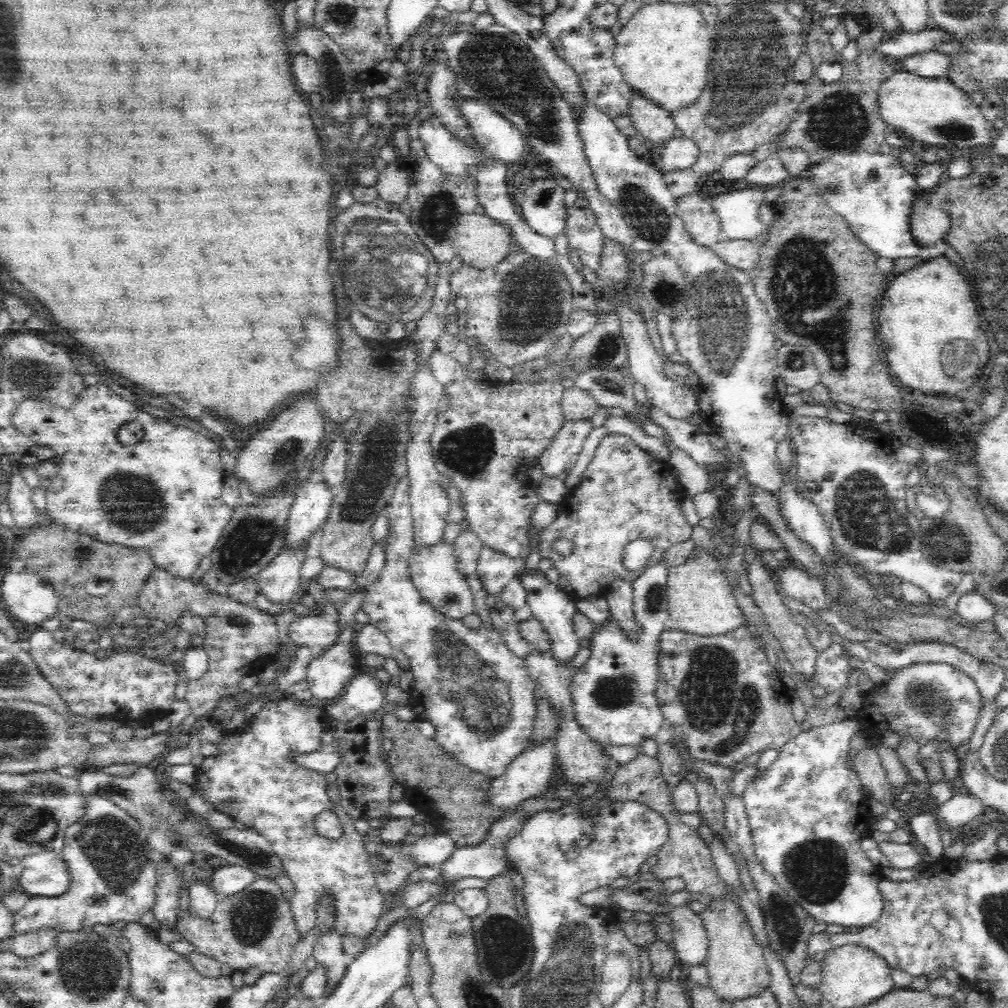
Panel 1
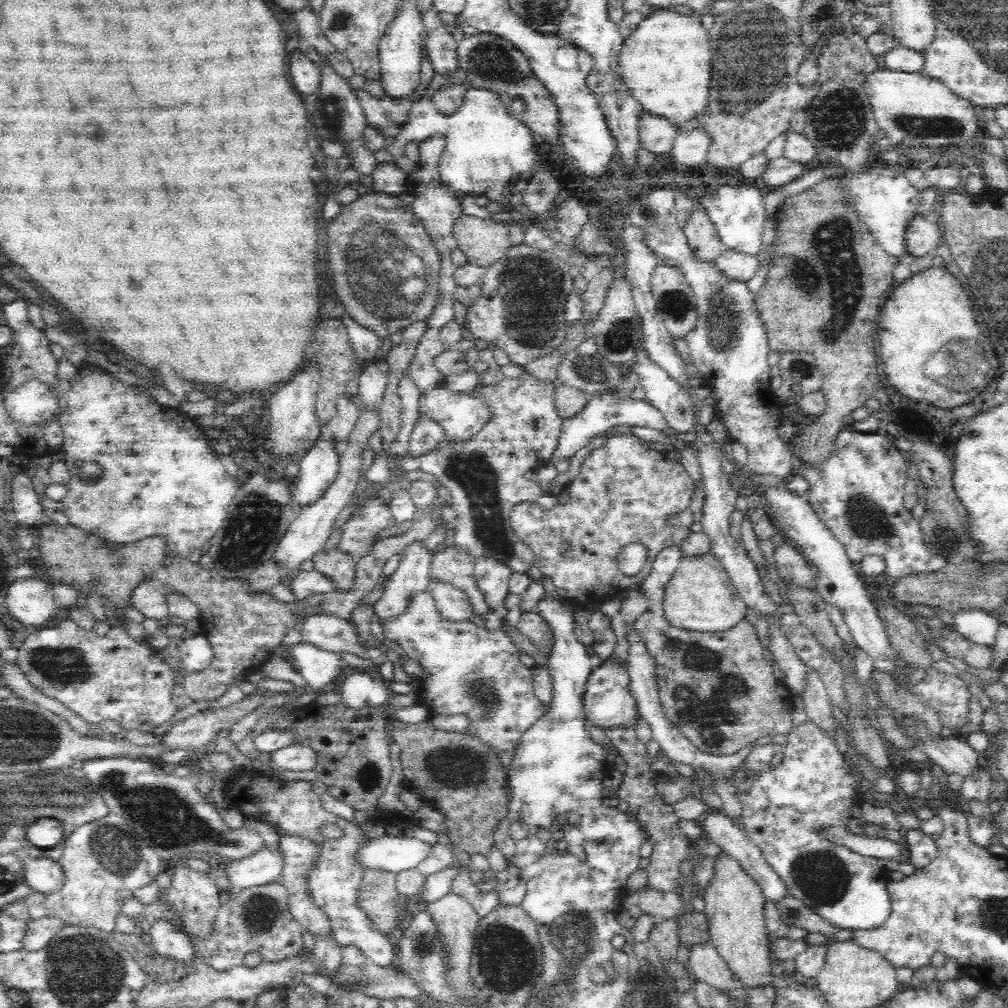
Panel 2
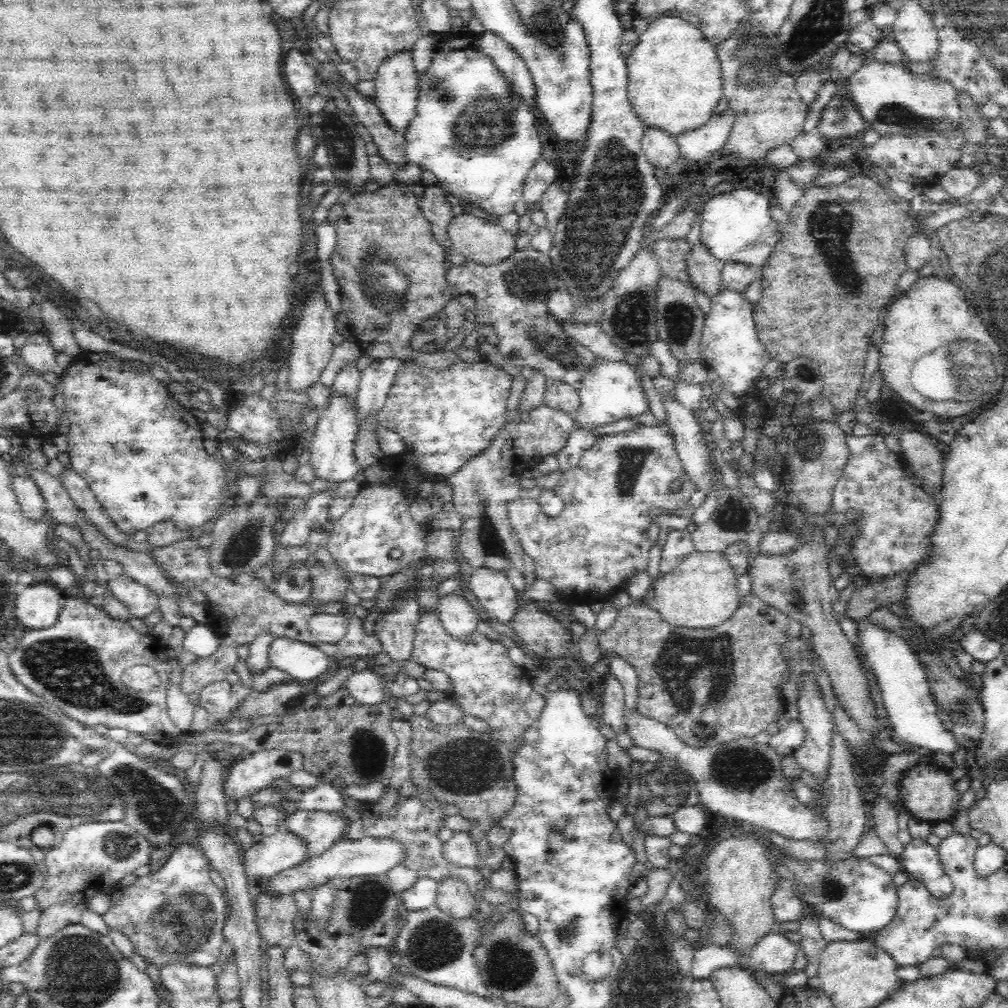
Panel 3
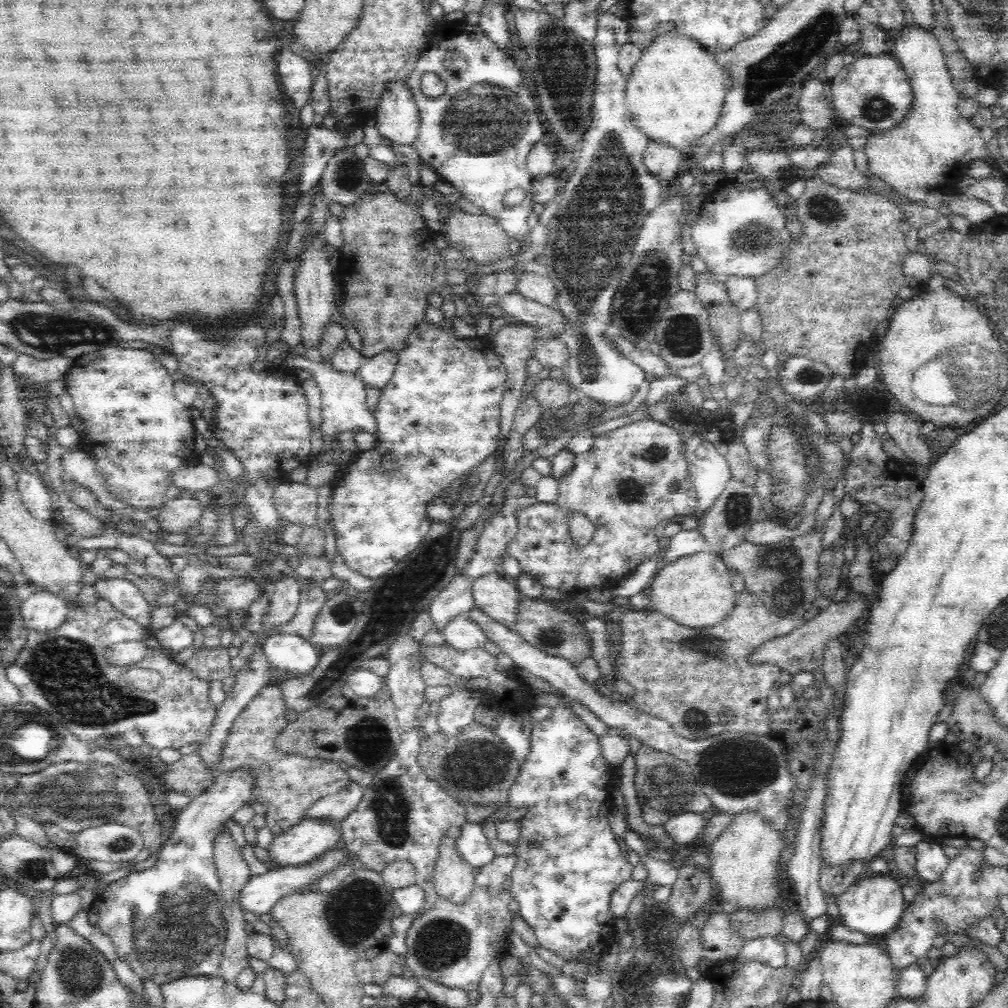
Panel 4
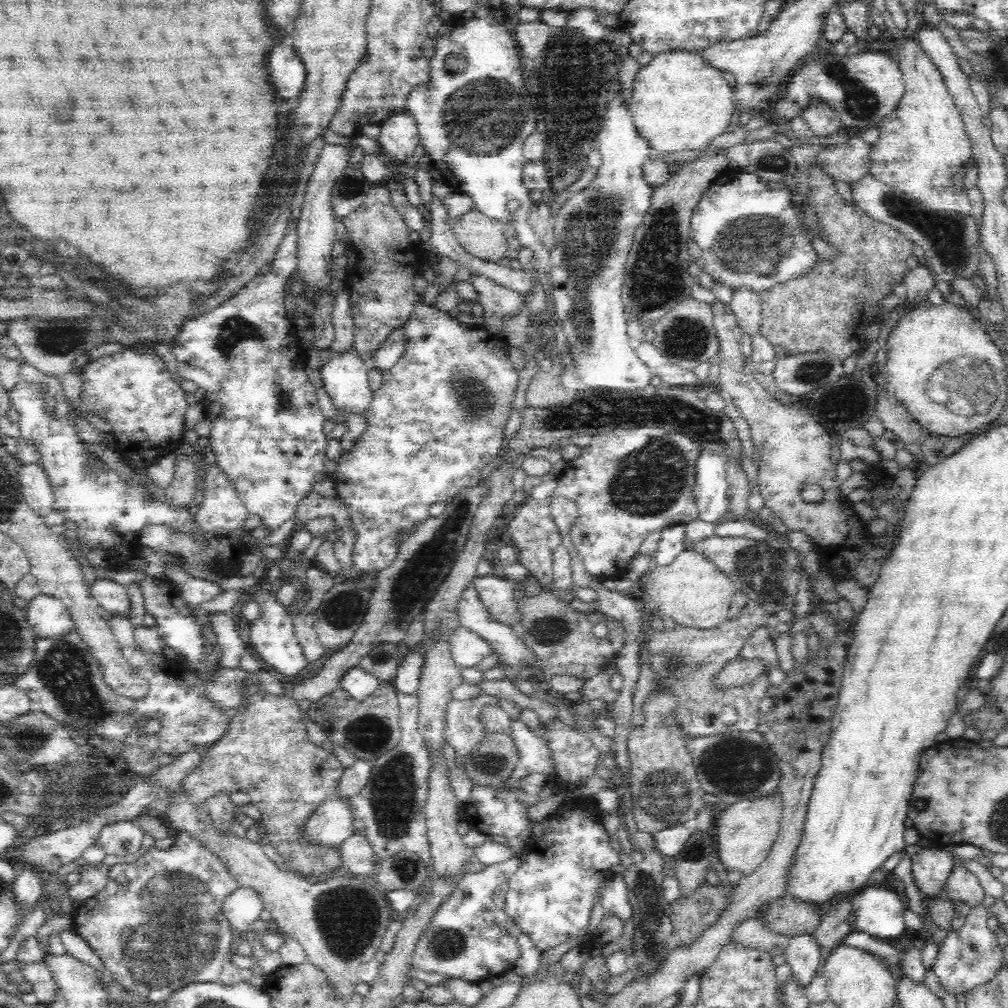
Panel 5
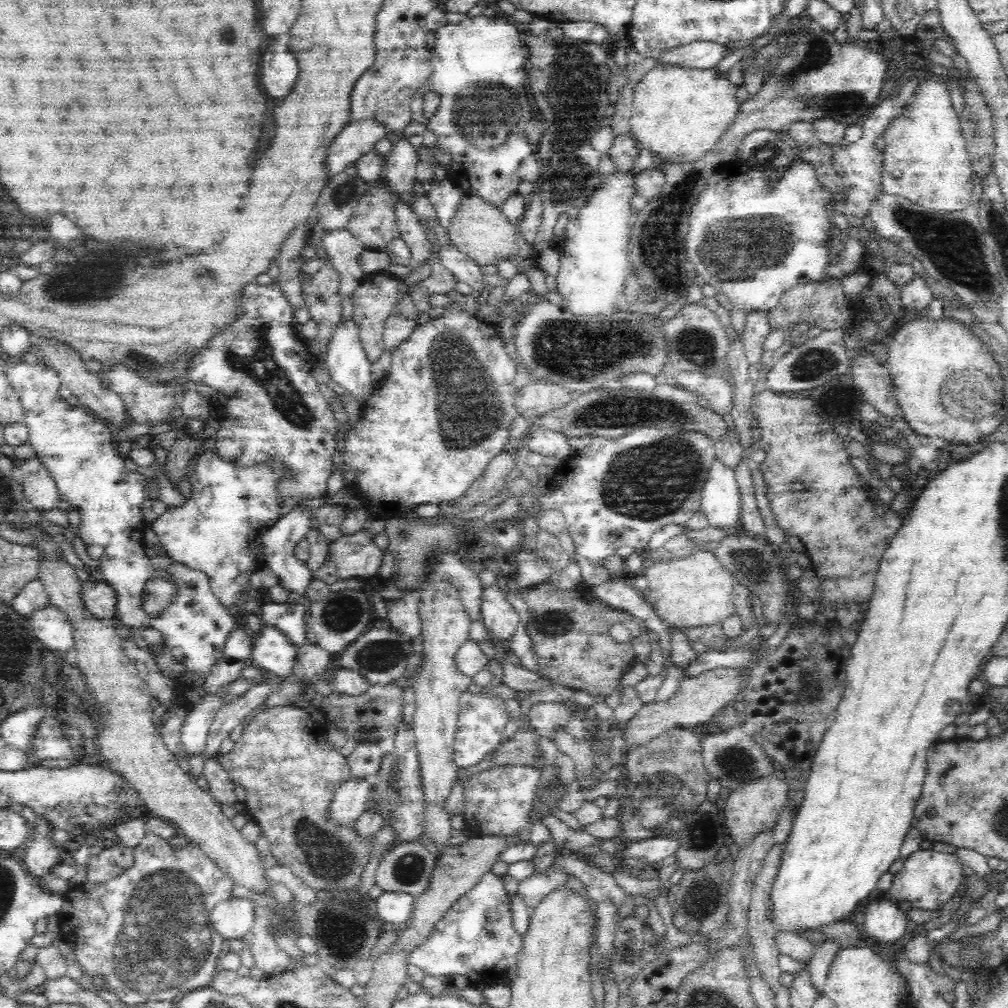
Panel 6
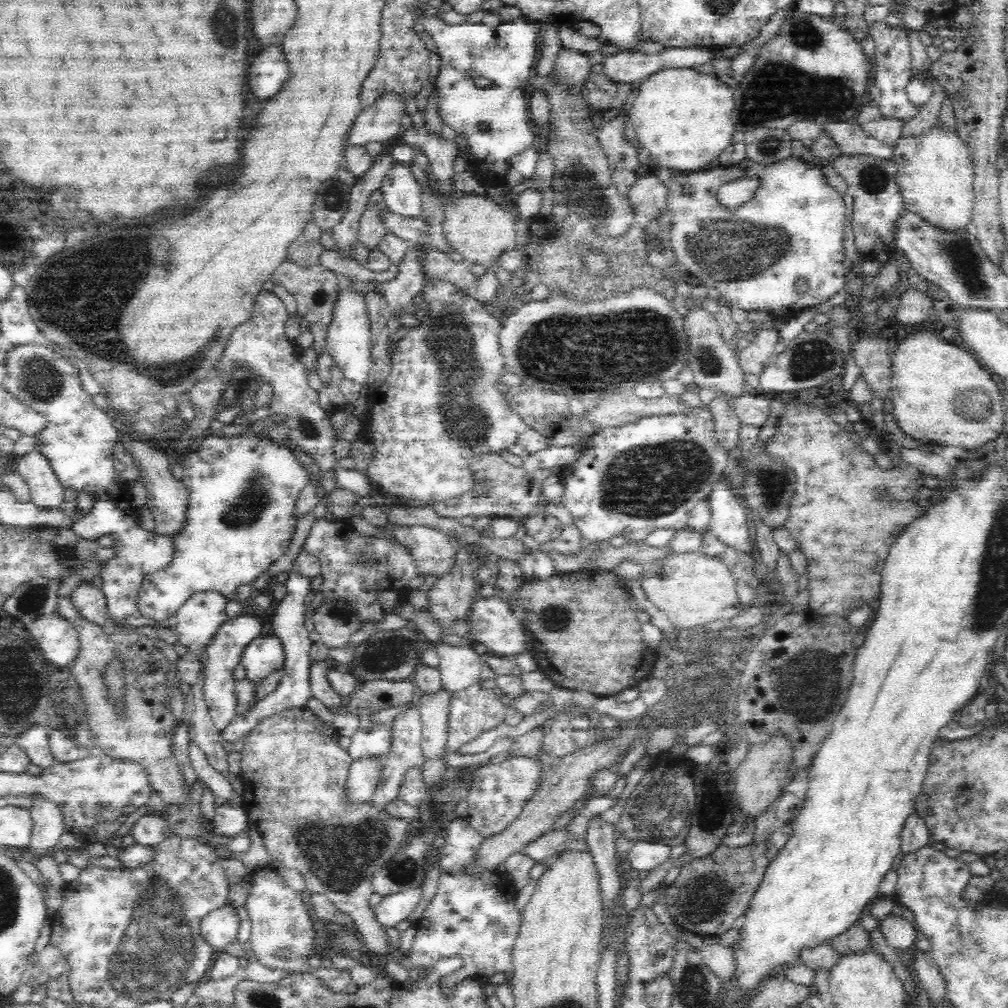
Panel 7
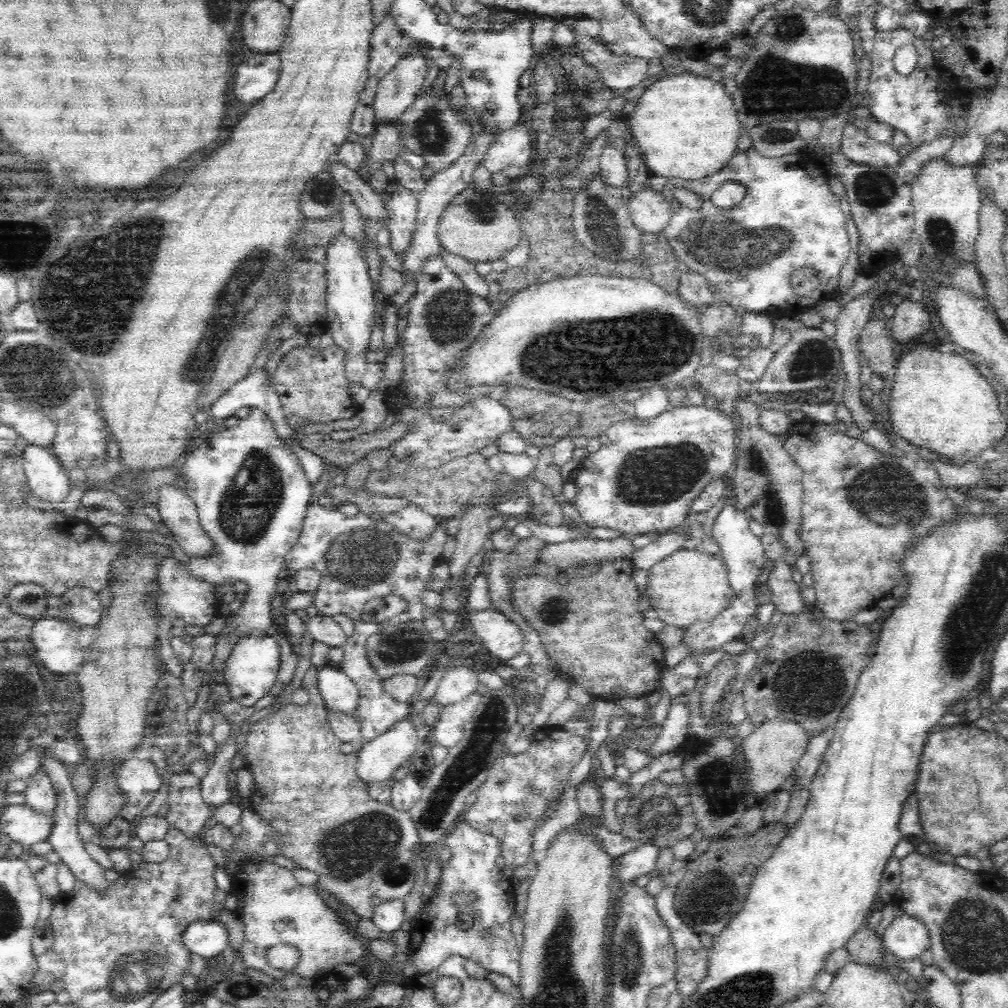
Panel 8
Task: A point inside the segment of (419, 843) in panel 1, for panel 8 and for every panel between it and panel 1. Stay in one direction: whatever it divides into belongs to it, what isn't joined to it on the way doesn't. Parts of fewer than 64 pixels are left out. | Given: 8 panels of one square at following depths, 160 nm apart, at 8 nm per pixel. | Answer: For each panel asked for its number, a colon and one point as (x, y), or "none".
2: (396, 854)
3: (370, 856)
4: (259, 895)
5: (243, 905)
6: (233, 918)
7: (220, 927)
8: (208, 938)

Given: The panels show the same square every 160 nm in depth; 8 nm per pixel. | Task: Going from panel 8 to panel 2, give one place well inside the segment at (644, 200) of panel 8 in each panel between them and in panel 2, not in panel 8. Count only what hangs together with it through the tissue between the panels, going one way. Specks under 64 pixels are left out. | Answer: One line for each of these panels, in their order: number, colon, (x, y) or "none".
2: (665, 62)
3: (674, 82)
4: (675, 91)
5: (679, 102)
6: (678, 113)
7: (648, 196)

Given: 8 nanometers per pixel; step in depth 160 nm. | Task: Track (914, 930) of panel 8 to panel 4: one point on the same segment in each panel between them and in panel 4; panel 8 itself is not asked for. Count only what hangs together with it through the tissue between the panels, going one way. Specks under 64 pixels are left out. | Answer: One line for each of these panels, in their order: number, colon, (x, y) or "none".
4: (873, 904)
5: (878, 910)
6: (885, 921)
7: (898, 933)

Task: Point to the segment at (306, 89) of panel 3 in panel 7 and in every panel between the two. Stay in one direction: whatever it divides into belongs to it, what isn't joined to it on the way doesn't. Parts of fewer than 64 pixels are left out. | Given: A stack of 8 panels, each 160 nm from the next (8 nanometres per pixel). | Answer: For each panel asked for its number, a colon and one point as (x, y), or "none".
4: (295, 74)
5: (287, 73)
6: (279, 71)
7: (269, 71)

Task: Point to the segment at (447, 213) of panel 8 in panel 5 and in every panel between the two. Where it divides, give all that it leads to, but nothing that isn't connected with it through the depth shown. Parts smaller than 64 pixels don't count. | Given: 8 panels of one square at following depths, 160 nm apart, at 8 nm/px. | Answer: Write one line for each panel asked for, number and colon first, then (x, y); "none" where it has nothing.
5: (481, 236)
6: (479, 230)
7: (476, 227)

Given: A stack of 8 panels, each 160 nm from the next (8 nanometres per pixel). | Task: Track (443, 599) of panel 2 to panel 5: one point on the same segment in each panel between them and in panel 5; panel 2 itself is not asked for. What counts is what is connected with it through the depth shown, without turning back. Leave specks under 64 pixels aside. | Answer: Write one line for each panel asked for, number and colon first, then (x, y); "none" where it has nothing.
3: (459, 618)
4: (462, 633)
5: (467, 648)

